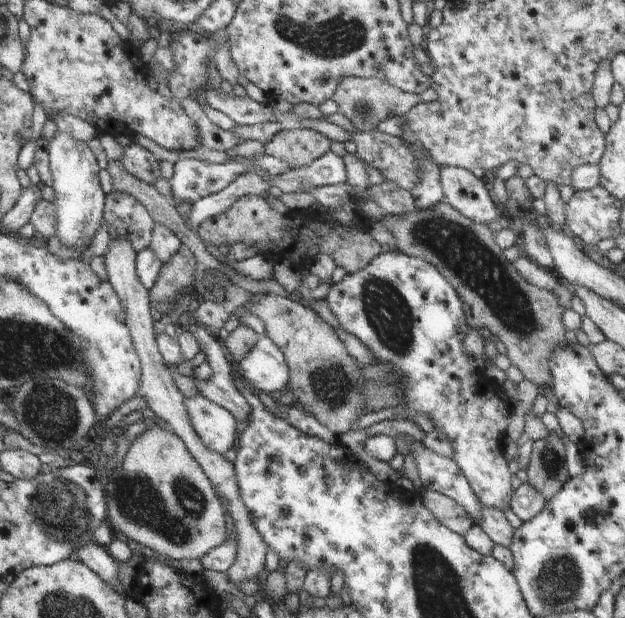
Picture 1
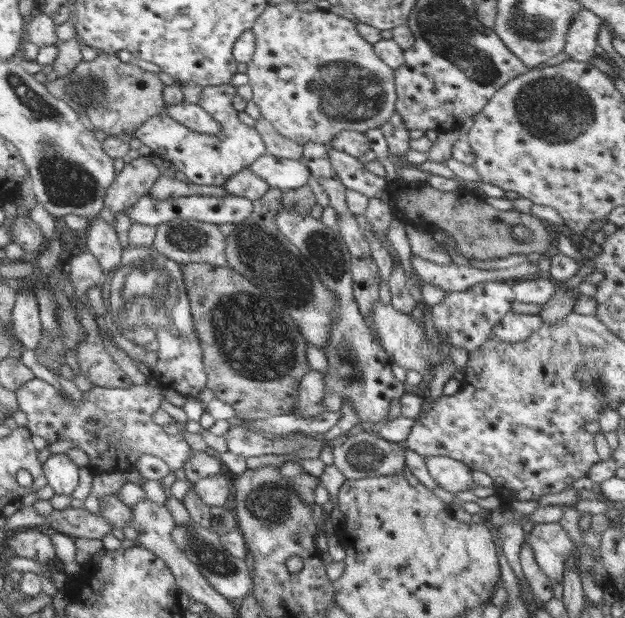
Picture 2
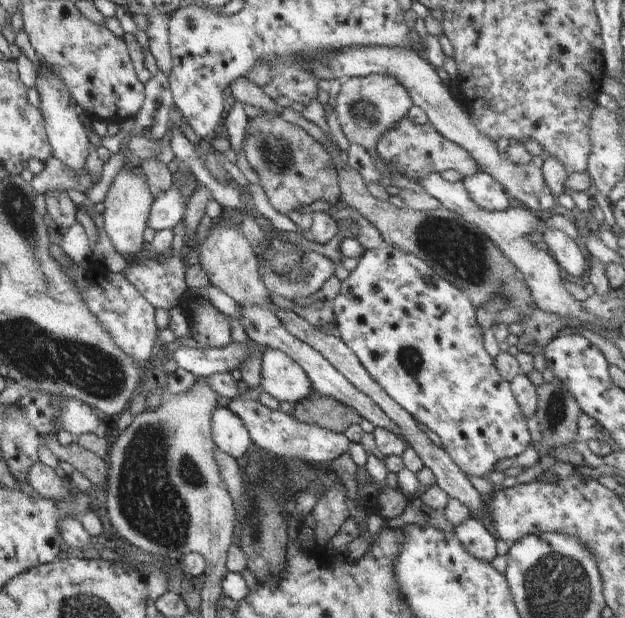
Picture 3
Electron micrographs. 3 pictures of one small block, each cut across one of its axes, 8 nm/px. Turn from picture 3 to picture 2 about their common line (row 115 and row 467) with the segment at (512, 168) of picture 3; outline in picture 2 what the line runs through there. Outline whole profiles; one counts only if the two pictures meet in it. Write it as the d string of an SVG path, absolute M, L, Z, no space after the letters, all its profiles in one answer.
M426 456L423 458L430 477L442 488L455 495L460 491L472 491L476 486L470 468L448 456Z

